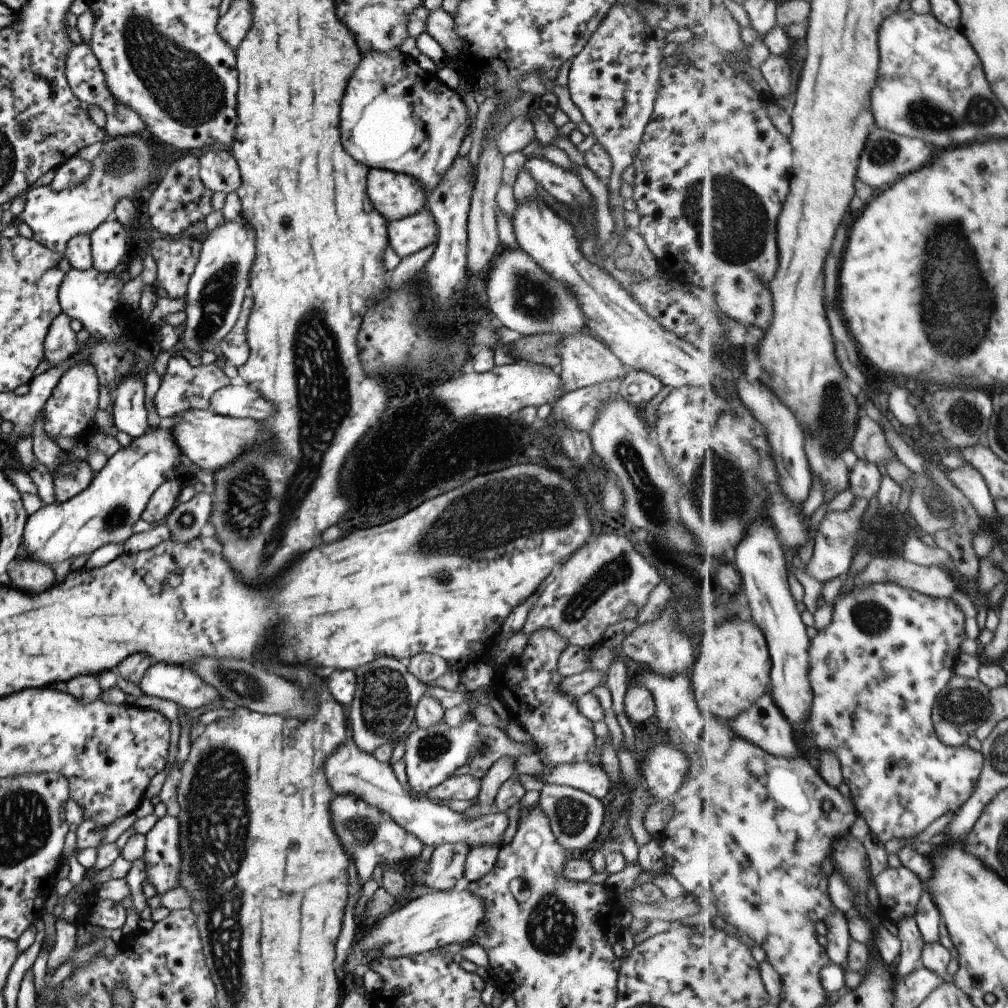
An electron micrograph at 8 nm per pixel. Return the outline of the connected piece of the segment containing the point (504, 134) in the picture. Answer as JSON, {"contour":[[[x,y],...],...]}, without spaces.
{"contour":[[[523,115],[512,118],[511,122],[507,123],[507,126],[495,138],[495,146],[497,146],[499,154],[503,157],[505,154],[523,150],[535,139],[533,124],[531,124],[527,116]]]}

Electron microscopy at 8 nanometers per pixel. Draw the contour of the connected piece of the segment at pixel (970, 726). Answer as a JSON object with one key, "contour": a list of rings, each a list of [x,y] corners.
{"contour":[[[955,674],[949,684],[939,692],[933,707],[933,722],[937,735],[947,746],[959,748],[990,719],[992,713],[992,690],[979,678],[963,678]]]}

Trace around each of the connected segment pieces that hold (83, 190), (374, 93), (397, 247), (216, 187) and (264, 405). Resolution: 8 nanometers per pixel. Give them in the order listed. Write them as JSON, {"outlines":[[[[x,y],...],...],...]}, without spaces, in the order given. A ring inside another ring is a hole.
{"outlines":[[[[146,134],[104,137],[99,154],[91,160],[91,173],[83,185],[69,187],[60,192],[50,190],[49,186],[30,188],[23,198],[25,206],[15,221],[23,222],[33,233],[32,239],[39,245],[63,253],[73,236],[89,236],[99,224],[113,216],[115,204],[122,197],[142,203],[153,185],[150,176],[159,160],[157,152],[152,153],[145,143]]],[[[361,51],[361,60],[355,66],[355,70],[351,72],[343,98],[341,98],[341,112],[339,112],[339,134],[341,134],[341,144],[343,150],[361,164],[365,165],[368,169],[385,169],[391,172],[407,174],[411,178],[415,178],[421,186],[423,186],[423,194],[425,197],[433,192],[433,188],[439,184],[439,180],[443,178],[443,174],[447,172],[447,166],[451,166],[455,156],[458,156],[457,149],[461,145],[463,139],[468,135],[471,130],[469,118],[467,118],[467,108],[462,97],[454,90],[447,88],[434,74],[425,72],[419,68],[416,59],[411,58],[409,55],[401,53],[400,56],[385,56],[379,52]]],[[[427,209],[386,223],[386,242],[400,259],[434,246],[437,235],[435,220]]],[[[207,150],[197,158],[201,184],[212,192],[236,192],[241,186],[238,166],[227,150]]],[[[227,385],[209,398],[209,409],[221,416],[253,419],[261,422],[273,412],[271,403],[255,388],[249,386]]]]}

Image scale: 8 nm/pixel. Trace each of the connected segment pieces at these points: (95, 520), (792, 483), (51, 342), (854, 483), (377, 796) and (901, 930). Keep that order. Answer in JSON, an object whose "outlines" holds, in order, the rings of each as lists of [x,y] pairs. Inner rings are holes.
{"outlines":[[[[172,424],[148,427],[139,438],[133,438],[129,446],[120,447],[101,470],[94,473],[91,484],[73,498],[61,504],[43,504],[29,515],[20,542],[27,558],[50,566],[75,556],[87,556],[105,544],[123,544],[155,489],[166,480],[180,480],[184,476],[181,469],[184,457],[175,444],[174,428],[168,425]]],[[[744,373],[740,375],[737,382],[738,392],[741,399],[751,410],[753,416],[765,426],[767,430],[767,438],[771,444],[771,456],[775,460],[779,474],[779,480],[783,480],[783,492],[789,496],[791,502],[795,504],[803,504],[809,498],[813,488],[813,474],[807,454],[805,454],[805,434],[797,422],[797,418],[793,418],[793,412],[787,406],[781,406],[775,400],[775,394],[771,394],[771,390],[761,384],[759,380],[749,382]]],[[[59,313],[49,325],[43,340],[43,360],[49,362],[49,368],[69,360],[75,352],[83,350],[85,346],[93,346],[97,340],[89,337],[87,341],[78,345],[75,343],[75,333],[69,326],[70,318]]],[[[858,459],[850,470],[850,489],[855,498],[871,500],[879,494],[883,478],[877,464],[869,460]]],[[[349,739],[325,760],[325,776],[335,794],[351,794],[351,796],[361,798],[369,806],[381,808],[387,816],[391,816],[393,822],[397,822],[409,834],[415,835],[423,846],[436,847],[455,842],[463,842],[469,846],[469,849],[473,846],[483,846],[483,844],[499,846],[499,848],[503,845],[501,843],[503,831],[507,828],[505,813],[493,810],[492,813],[479,816],[479,818],[465,818],[463,814],[454,812],[447,806],[439,806],[429,800],[417,798],[407,793],[403,790],[403,786],[398,784],[390,763],[381,763],[371,753],[363,753]]],[[[913,916],[901,918],[897,928],[898,937],[902,942],[901,954],[897,962],[897,978],[905,978],[924,966],[922,952],[926,942]]]]}

